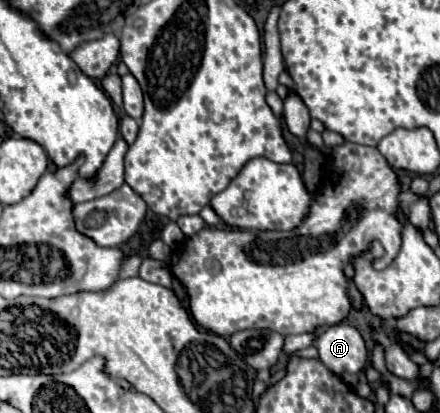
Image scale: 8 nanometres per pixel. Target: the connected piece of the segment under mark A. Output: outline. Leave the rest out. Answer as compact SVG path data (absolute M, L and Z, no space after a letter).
M335 324L323 330L315 346L319 350L319 360L335 374L341 372L361 372L367 362L367 348L357 328L349 324Z

